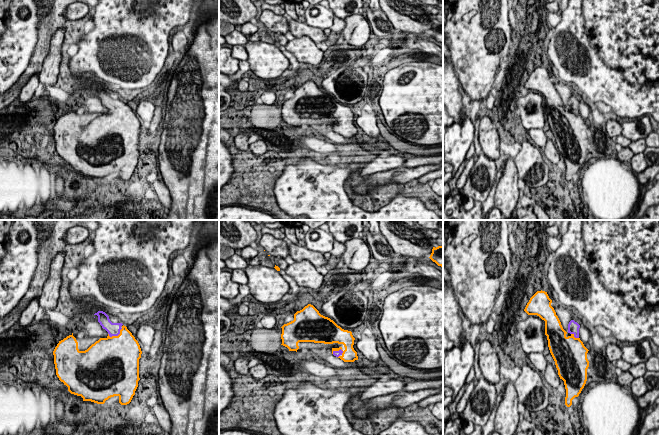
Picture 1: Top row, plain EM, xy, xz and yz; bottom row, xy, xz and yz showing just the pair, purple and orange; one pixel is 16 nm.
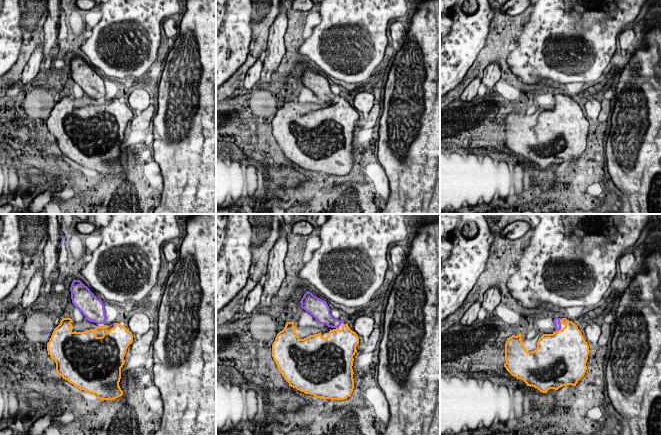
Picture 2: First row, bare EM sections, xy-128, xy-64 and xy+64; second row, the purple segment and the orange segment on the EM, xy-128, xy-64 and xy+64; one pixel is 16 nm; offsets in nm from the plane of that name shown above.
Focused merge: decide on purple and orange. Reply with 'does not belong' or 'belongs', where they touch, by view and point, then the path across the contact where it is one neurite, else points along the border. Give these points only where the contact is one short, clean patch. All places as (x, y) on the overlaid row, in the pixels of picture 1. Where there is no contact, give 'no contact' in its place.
belongs; meets purple in xy at (116, 335)

